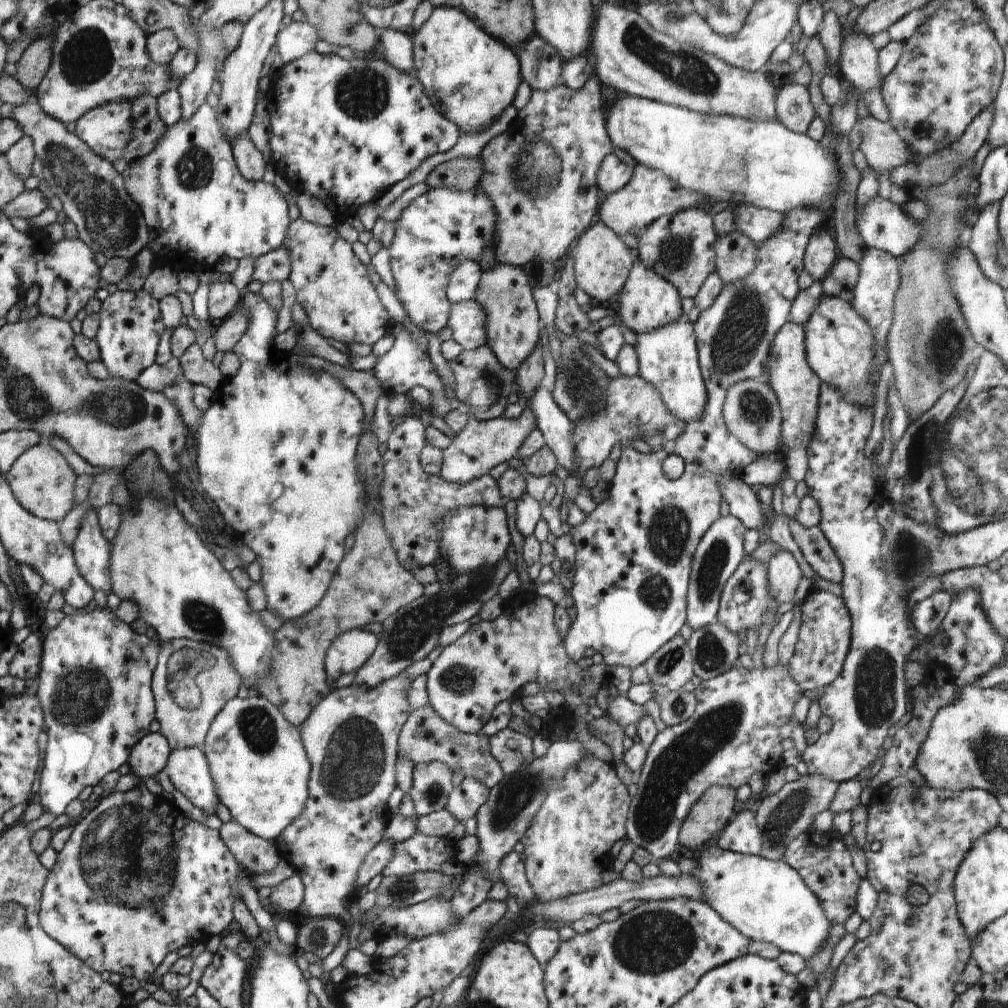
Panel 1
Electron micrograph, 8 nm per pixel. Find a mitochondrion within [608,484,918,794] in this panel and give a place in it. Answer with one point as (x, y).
(667, 531)

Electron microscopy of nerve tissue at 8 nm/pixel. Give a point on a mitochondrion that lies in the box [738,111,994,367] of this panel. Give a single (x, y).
(923, 129)

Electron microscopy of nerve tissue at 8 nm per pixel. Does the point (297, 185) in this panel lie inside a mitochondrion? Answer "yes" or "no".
no

